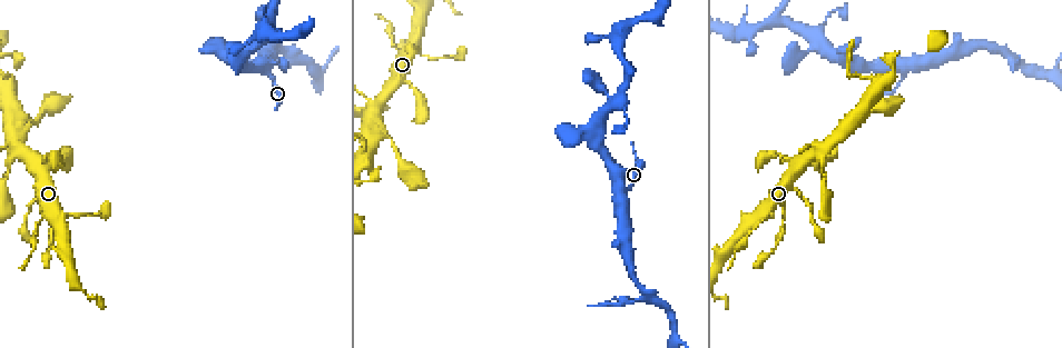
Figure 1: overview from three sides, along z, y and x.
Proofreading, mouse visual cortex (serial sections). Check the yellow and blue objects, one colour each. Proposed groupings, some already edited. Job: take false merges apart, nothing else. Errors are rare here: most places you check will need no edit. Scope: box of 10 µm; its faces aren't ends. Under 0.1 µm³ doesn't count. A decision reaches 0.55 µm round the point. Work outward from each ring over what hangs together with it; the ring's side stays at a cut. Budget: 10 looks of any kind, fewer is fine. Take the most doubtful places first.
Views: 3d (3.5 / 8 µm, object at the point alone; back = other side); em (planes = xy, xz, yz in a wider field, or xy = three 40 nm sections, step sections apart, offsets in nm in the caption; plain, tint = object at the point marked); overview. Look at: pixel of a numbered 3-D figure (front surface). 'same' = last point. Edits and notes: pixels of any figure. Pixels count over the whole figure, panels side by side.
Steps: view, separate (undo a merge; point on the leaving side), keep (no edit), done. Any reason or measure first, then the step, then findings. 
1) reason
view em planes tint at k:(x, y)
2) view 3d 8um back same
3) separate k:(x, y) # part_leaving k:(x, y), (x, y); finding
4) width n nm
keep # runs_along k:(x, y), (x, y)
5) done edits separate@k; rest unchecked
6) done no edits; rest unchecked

arms part here
view 3d 3.5um back at 1:(1042, 71)

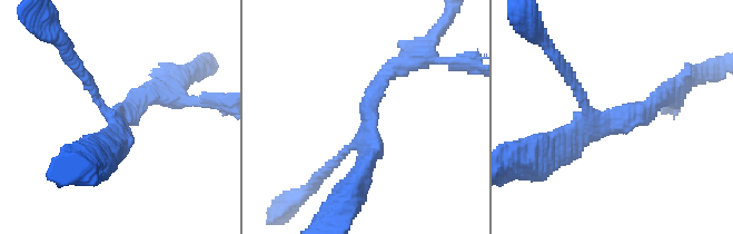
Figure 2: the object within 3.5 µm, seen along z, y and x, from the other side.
arms 3; arm_widths 150, 200, 250 nm; need the tissue
view em xy step 5 tint at 2:(365, 116)

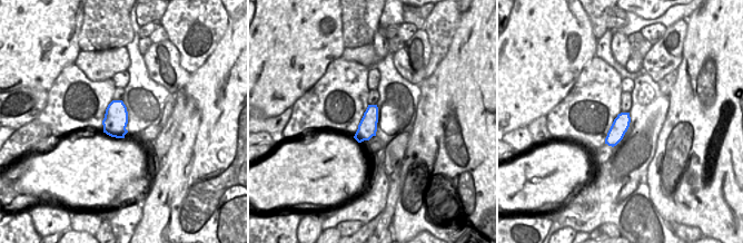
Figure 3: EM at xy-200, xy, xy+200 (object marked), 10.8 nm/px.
keep # runs_along 2:(667, 93), (591, 129), (571, 161); all the same cell

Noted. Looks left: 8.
four arms meet
view 3d 3.5um at 1:(17, 147)

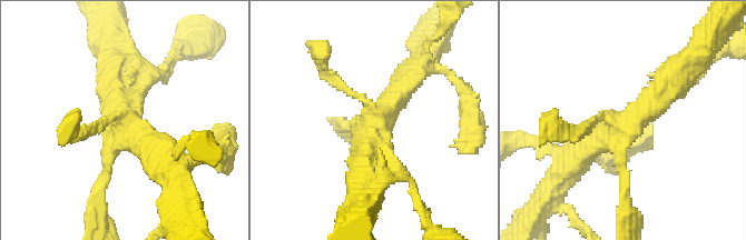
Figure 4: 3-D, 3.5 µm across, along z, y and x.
arms 4; arm_widths 150, 150, 400, 400 nm; now the EM
view em xy step 5 tint at 4:(381, 118)

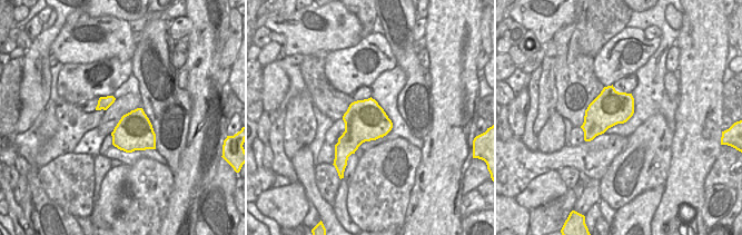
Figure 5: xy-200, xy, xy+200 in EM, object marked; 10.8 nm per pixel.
cut it another way
view em xy step 3 tint same

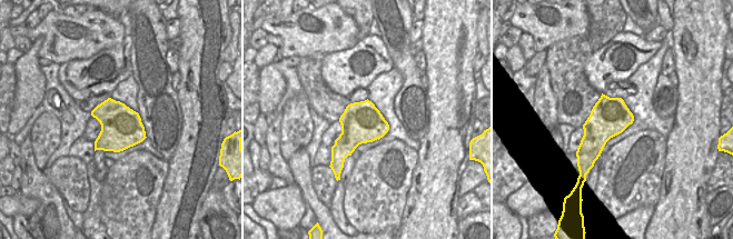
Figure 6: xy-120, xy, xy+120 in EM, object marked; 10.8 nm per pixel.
width 440 nm
keep # runs_along 4:(569, 167), (671, 86); one cell here

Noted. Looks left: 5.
arms part here
view em xy step 2 tint at 1:(845, 63)

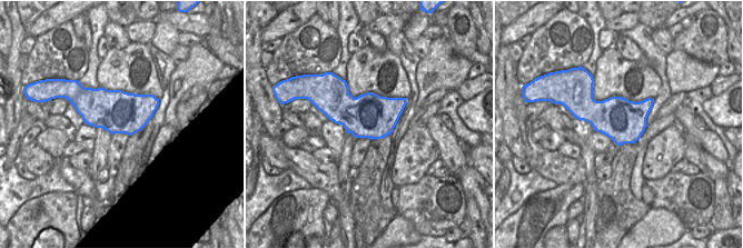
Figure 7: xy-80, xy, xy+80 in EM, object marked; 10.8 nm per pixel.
view 3d 3.5um back same

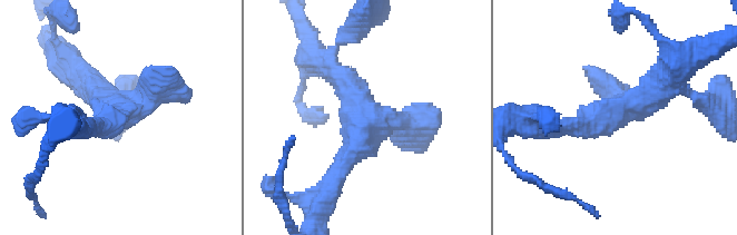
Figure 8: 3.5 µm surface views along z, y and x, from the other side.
keep # all the same cell

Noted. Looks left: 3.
a fork
view 3d 3.5um at 1:(786, 24)

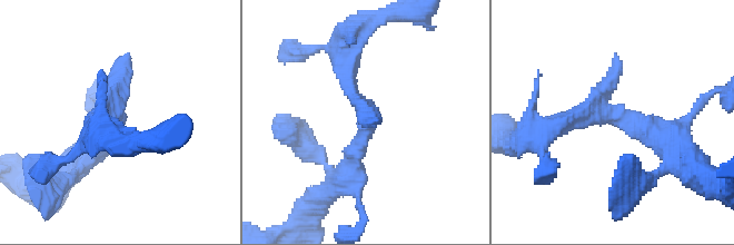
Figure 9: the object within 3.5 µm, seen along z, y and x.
arms 3; arm_widths 200, 250, 350 nm; need the tissue
view em xy step 2 tint at 9:(616, 116)

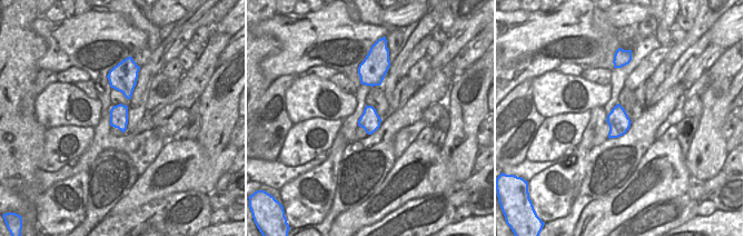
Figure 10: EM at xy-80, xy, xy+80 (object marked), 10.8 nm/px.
keep # runs_along 9:(675, 145), (621, 117), (547, 127); continuous, no second cell

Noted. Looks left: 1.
done no edits; rest unchecked

